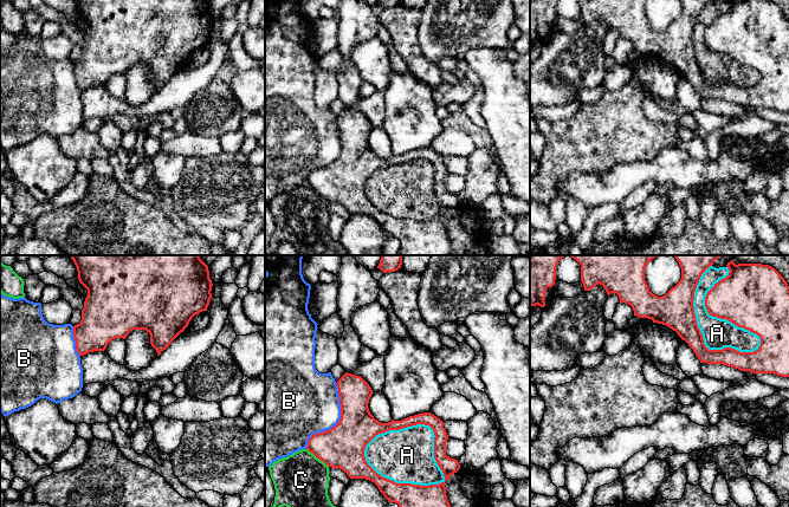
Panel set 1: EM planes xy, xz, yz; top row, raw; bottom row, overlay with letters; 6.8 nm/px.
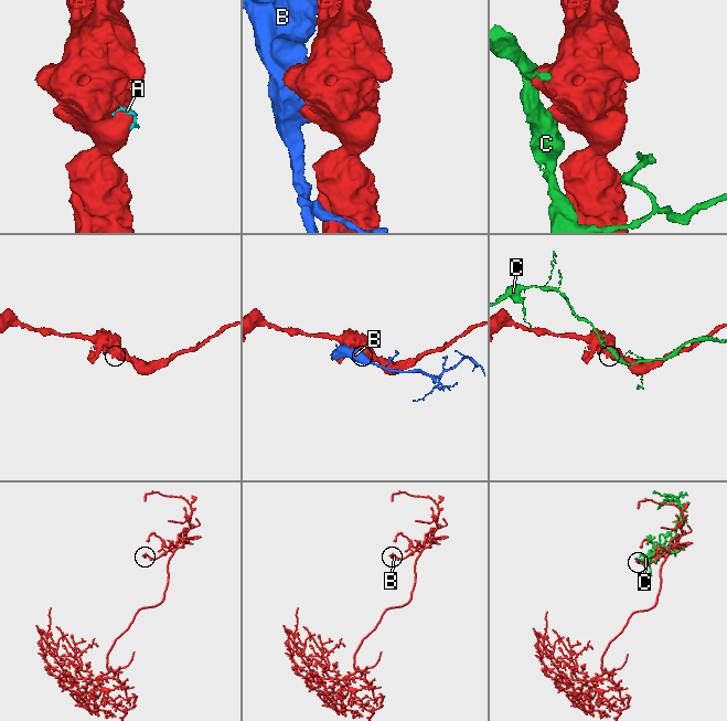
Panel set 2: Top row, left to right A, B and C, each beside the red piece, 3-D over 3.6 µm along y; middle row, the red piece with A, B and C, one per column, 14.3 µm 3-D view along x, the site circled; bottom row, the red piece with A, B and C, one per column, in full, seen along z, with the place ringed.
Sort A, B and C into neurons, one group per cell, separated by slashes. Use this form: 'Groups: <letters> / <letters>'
Groups: A / B / C

